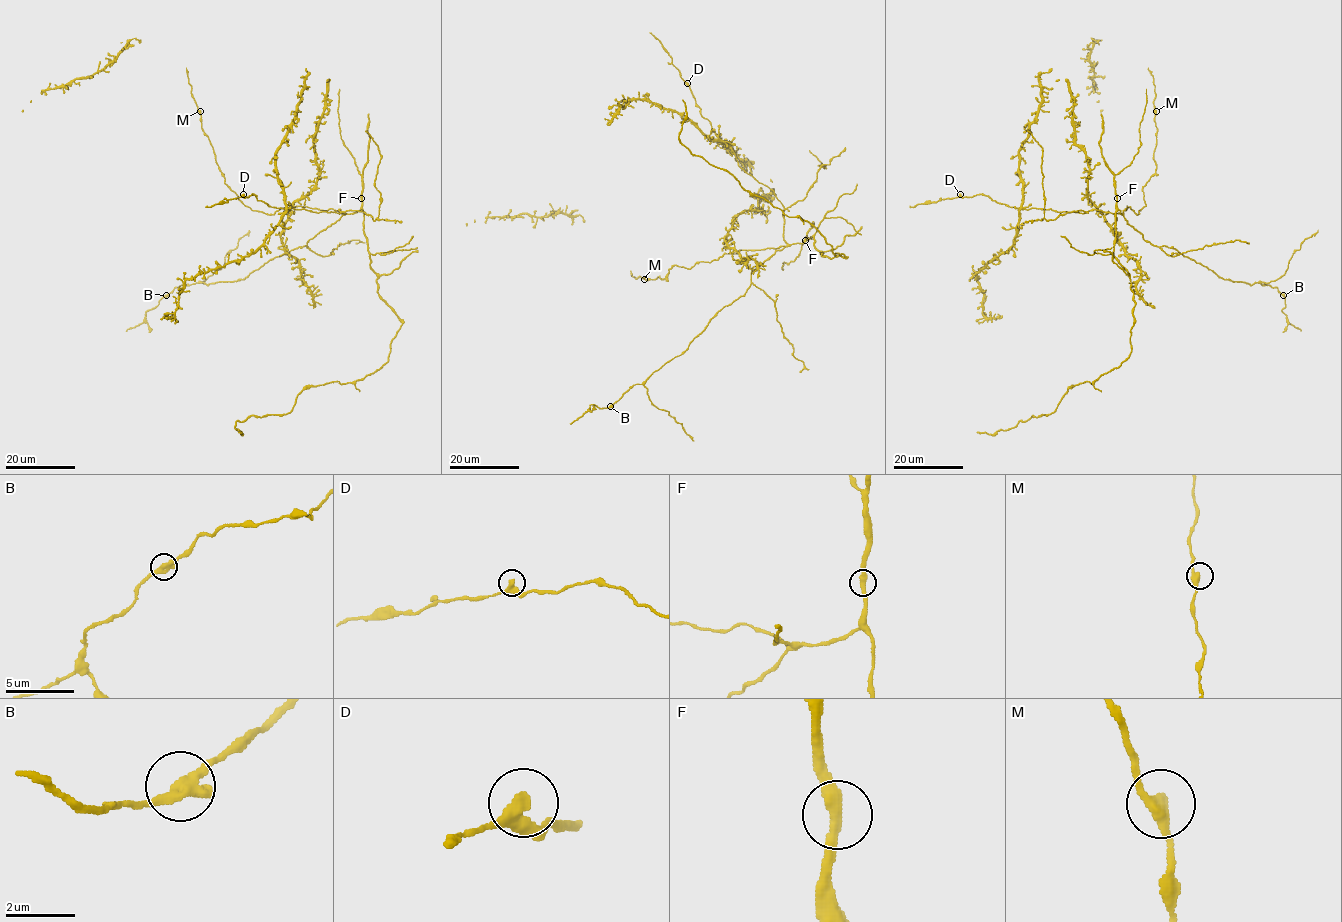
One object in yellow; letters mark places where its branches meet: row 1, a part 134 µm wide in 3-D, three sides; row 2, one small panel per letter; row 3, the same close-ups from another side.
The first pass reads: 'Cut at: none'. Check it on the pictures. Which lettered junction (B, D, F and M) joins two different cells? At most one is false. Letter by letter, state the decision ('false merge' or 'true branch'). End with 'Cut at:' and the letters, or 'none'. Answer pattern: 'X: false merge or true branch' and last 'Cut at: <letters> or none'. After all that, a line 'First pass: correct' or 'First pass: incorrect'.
B: true branch
D: true branch
F: true branch
M: true branch
Cut at: none
First pass: correct

